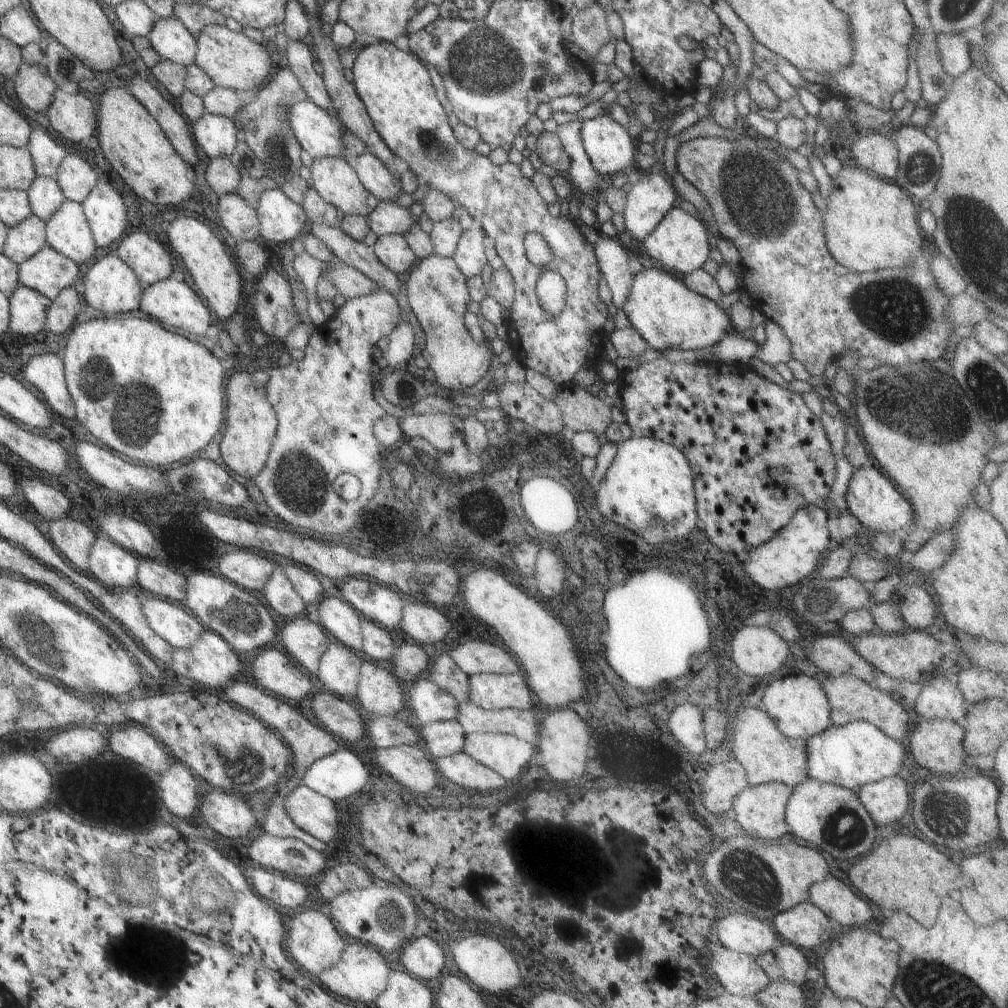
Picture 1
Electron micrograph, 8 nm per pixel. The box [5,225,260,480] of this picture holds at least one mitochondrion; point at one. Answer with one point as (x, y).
(139, 406)

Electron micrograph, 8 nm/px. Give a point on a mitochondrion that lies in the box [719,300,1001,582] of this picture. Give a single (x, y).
(924, 404)

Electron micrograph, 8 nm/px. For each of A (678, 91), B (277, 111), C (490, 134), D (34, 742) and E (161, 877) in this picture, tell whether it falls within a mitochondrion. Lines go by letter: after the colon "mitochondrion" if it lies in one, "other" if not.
A: other
B: mitochondrion
C: other
D: other
E: mitochondrion

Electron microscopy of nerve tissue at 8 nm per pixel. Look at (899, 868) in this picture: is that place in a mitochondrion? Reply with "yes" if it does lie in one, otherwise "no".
no

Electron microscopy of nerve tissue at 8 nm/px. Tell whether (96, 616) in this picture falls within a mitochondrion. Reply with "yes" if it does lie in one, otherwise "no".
no

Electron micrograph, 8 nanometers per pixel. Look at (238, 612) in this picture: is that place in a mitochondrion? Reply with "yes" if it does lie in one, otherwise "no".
yes

